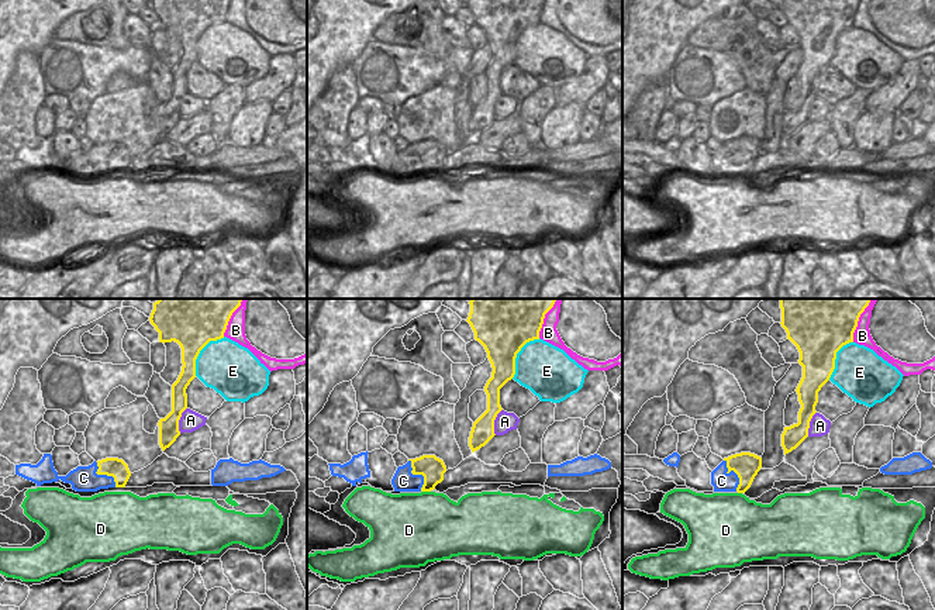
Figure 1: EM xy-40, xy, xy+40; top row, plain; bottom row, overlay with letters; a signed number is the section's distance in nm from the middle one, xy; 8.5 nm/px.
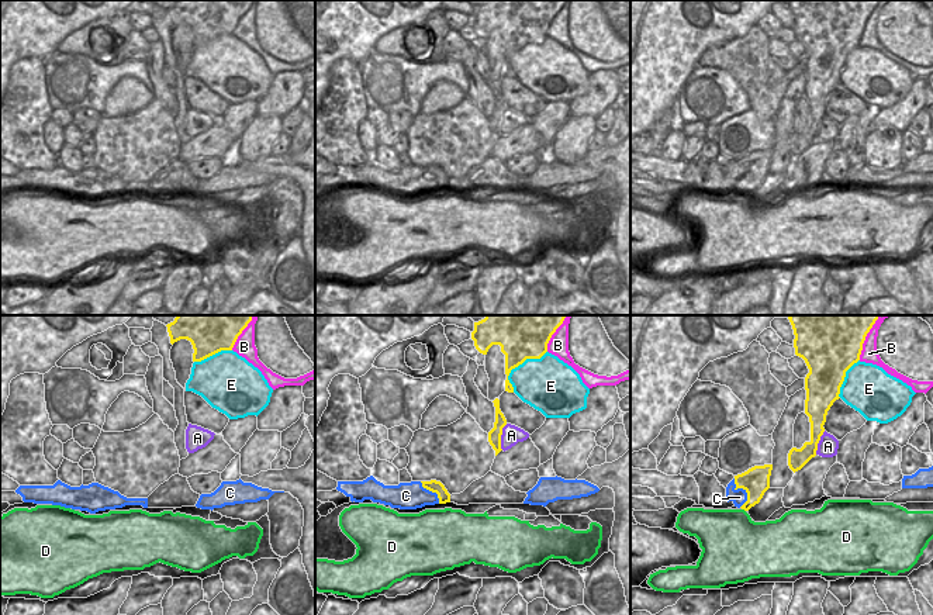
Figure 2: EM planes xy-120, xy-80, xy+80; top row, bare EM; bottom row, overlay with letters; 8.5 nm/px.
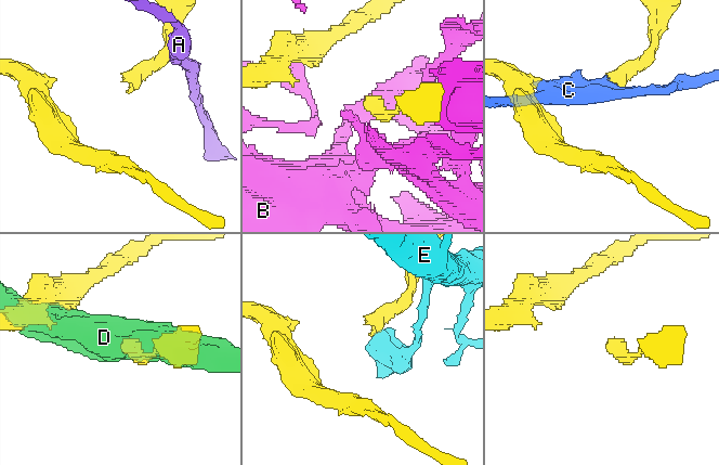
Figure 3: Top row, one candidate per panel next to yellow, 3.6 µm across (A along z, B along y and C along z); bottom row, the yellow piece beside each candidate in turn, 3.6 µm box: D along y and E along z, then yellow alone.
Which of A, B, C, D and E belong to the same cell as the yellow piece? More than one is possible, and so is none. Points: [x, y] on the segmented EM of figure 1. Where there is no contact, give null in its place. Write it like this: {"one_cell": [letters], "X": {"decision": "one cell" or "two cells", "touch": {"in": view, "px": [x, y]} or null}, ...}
{"one_cell": [], "A": {"decision": "two cells", "touch": {"in": "xy-40", "px": [179, 419]}}, "B": {"decision": "two cells", "touch": {"in": "xy+40", "px": [858, 320]}}, "C": {"decision": "two cells", "touch": {"in": "xy", "px": [418, 474]}}, "D": {"decision": "two cells", "touch": {"in": "xy", "px": [425, 490]}}, "E": {"decision": "two cells", "touch": {"in": "xy-40", "px": [200, 350]}}}

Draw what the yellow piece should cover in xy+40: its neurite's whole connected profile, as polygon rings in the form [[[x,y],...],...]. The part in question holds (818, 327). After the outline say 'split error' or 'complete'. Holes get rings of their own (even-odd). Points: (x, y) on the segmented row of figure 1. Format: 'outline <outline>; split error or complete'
outline [[[780,299],[780,324],[787,340],[797,347],[803,366],[803,378],[796,389],[801,404],[798,423],[784,427],[784,455],[808,437],[818,392],[835,369],[836,352],[853,342],[859,317],[869,303],[870,299]]]; complete

